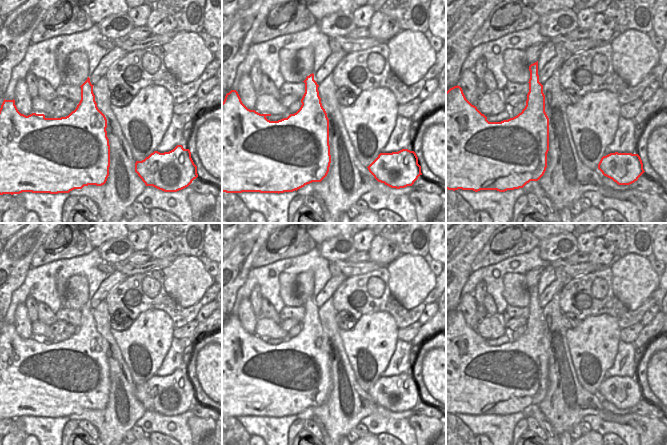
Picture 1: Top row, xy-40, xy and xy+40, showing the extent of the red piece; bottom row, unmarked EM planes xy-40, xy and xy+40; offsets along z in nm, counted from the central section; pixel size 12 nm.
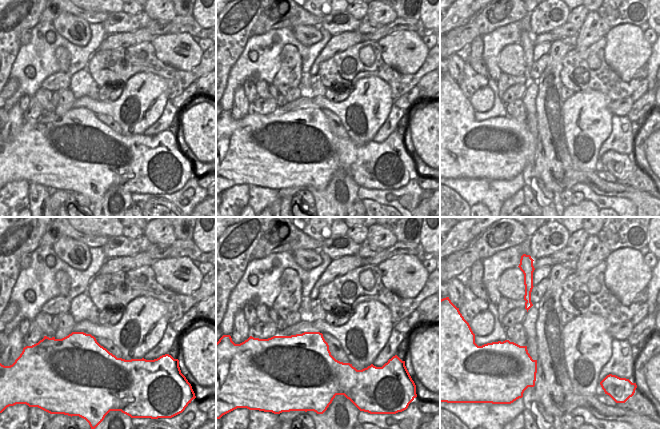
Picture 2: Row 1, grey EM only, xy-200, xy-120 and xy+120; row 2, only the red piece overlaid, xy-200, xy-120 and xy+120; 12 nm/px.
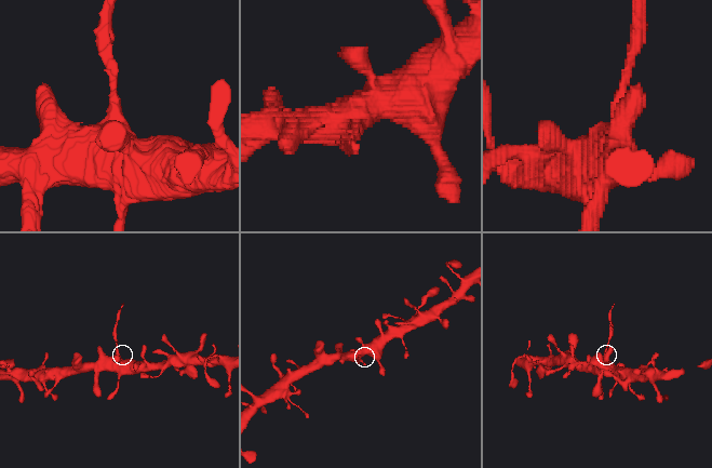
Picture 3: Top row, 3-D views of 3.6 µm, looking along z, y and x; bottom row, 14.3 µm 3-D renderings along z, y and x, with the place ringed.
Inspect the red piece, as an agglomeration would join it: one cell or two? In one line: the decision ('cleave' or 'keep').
cleave

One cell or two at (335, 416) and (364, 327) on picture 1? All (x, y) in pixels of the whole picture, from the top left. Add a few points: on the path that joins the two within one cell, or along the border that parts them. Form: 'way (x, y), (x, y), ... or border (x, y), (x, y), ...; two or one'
border (342, 344), (354, 378), (361, 387); two

